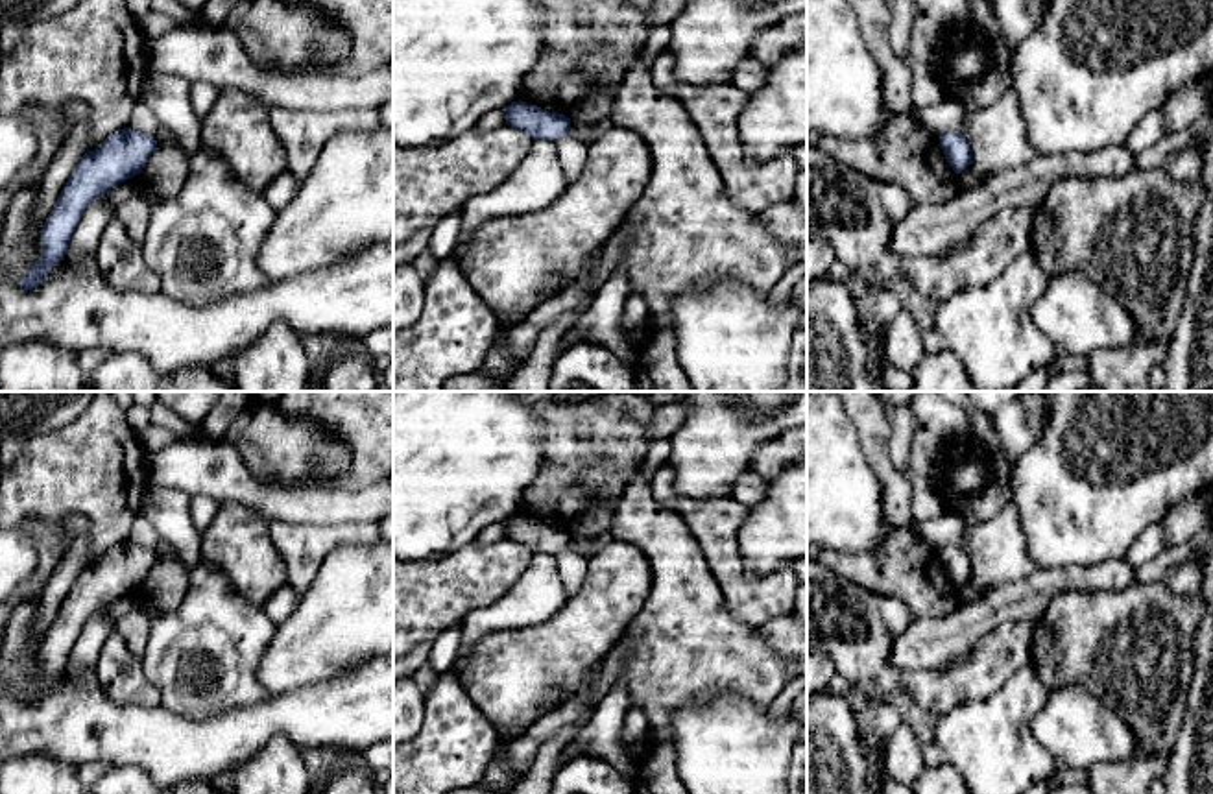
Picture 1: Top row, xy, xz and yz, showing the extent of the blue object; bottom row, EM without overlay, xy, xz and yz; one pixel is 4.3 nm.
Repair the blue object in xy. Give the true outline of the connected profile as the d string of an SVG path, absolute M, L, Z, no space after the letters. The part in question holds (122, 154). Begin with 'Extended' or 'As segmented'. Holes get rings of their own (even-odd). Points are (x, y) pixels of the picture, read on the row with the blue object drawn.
As segmented. M126 127L78 161L42 225L41 259L20 277L20 288L39 286L41 279L66 255L83 211L114 185L140 174L155 148L155 137Z

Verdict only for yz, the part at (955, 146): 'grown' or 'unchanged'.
unchanged

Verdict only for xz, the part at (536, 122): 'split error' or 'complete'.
complete

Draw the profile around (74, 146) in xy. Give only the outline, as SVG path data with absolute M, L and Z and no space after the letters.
M68 100L63 113L70 124L70 135L63 140L41 181L41 188L31 209L31 222L37 227L44 225L78 161L89 150L89 107L79 100Z

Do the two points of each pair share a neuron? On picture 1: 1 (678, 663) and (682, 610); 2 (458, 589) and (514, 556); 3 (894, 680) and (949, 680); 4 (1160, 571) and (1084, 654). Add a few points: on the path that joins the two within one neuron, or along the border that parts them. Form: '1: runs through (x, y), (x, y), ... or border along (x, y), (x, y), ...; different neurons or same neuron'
1: runs through (678, 650), (682, 647), (682, 623); same neuron
2: runs through (471, 578), (501, 565); same neuron
3: runs through (907, 680), (936, 680); same neuron
4: border along (1138, 580), (1162, 582); different neurons

